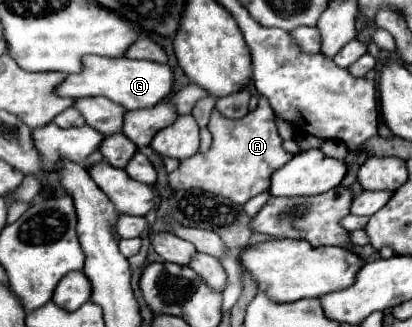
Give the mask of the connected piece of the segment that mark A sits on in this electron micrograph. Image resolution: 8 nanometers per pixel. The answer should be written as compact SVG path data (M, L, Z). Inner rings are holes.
M260 97L258 107L244 115L242 119L228 119L214 109L210 115L208 129L214 139L212 147L206 153L196 153L184 159L182 165L168 175L170 187L174 189L198 187L214 195L228 197L230 201L242 205L254 195L268 191L272 173L294 157L292 153L282 149L282 139L274 123L274 111L268 99L264 97Z

